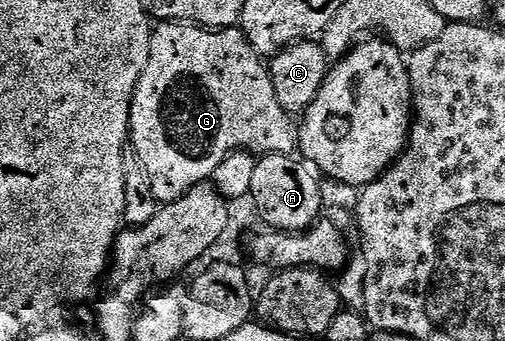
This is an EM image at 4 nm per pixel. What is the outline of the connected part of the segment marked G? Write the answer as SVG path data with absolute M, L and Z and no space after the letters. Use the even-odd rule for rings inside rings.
M173 22L174 24L162 24L153 29L150 37L150 57L148 66L142 71L138 80L138 88L134 91L134 101L130 104L130 132L132 133L132 148L136 151L137 159L142 161L146 173L150 175L150 185L160 202L173 202L181 196L191 192L198 184L207 183L213 177L216 169L234 152L249 149L249 144L254 144L253 151L258 154L290 154L296 148L296 124L292 121L291 113L286 112L278 101L278 91L274 89L274 77L270 75L267 61L258 55L246 37L246 33L237 27L211 30L201 26L195 26L189 22ZM194 52L210 52L206 60L198 60L190 64Z

